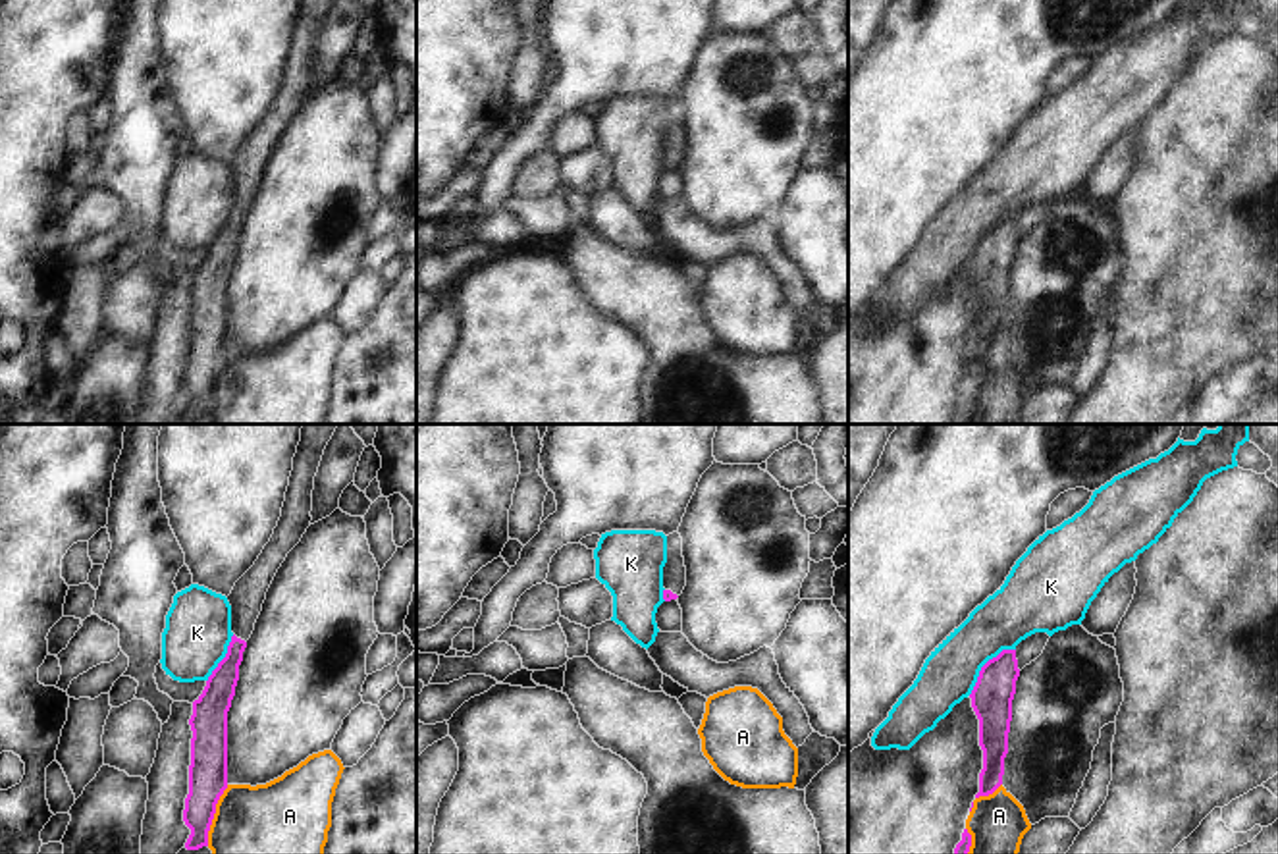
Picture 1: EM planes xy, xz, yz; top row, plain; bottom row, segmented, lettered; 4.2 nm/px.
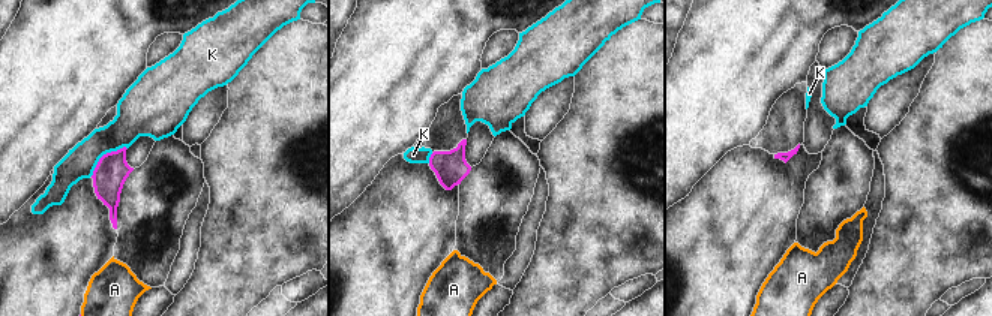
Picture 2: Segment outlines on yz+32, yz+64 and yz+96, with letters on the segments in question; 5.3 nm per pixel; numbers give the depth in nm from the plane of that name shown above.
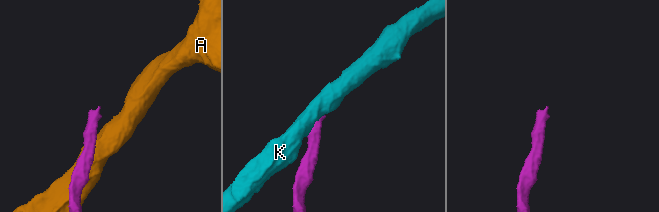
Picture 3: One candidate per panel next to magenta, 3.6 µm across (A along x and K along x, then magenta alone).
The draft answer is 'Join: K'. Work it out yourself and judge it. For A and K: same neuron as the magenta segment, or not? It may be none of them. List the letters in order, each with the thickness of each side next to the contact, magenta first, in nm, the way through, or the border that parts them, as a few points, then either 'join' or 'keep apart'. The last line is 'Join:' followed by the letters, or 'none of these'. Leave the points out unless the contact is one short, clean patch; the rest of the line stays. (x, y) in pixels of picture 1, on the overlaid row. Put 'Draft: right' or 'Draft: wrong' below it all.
A: calibres 160 and 300 nm; keep apart
K: calibres 180 and 240 nm; keep apart
Join: none of these
Draft: wrong

